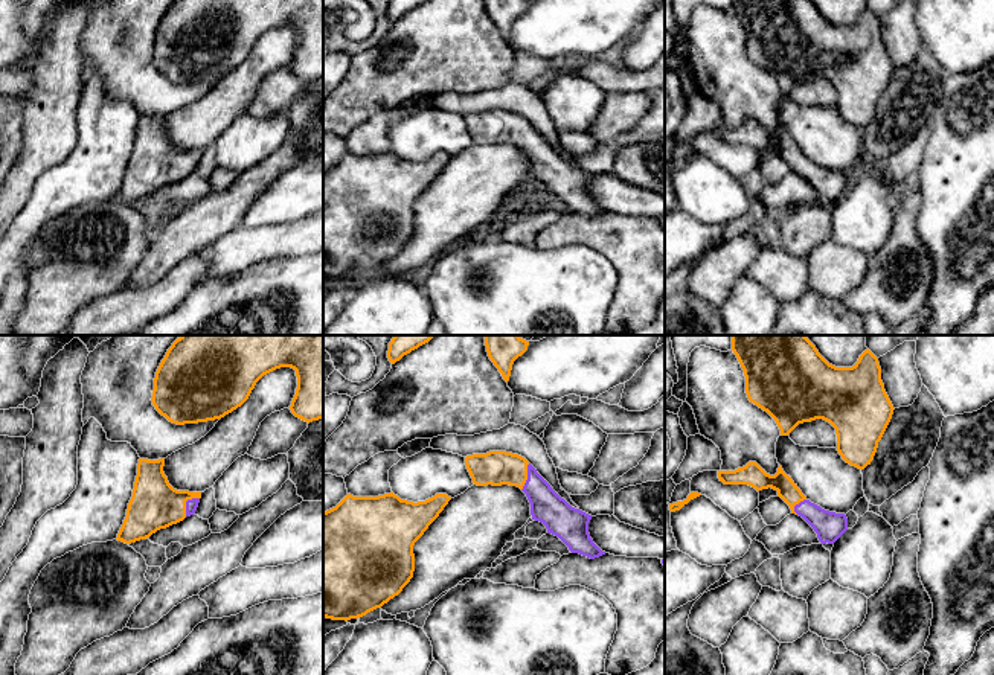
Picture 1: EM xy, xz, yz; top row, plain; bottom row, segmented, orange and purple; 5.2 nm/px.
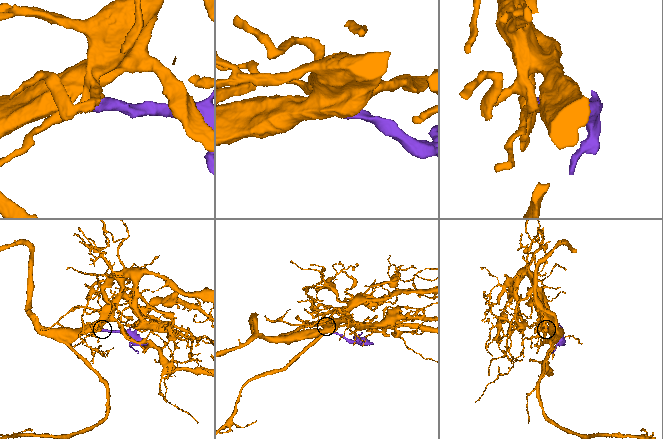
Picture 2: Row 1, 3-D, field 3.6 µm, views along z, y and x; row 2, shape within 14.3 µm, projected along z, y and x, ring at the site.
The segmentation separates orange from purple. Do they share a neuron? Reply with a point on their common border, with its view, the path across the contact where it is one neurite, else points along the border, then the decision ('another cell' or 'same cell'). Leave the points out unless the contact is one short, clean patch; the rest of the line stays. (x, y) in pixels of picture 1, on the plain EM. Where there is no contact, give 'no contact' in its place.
contact xy (185, 162); way xy (156, 163), (185, 162), (191, 163); same cell

